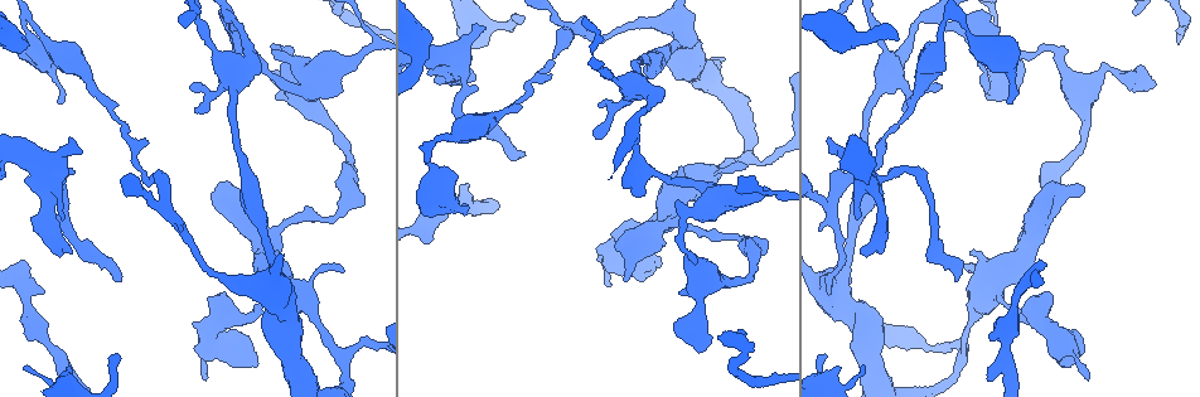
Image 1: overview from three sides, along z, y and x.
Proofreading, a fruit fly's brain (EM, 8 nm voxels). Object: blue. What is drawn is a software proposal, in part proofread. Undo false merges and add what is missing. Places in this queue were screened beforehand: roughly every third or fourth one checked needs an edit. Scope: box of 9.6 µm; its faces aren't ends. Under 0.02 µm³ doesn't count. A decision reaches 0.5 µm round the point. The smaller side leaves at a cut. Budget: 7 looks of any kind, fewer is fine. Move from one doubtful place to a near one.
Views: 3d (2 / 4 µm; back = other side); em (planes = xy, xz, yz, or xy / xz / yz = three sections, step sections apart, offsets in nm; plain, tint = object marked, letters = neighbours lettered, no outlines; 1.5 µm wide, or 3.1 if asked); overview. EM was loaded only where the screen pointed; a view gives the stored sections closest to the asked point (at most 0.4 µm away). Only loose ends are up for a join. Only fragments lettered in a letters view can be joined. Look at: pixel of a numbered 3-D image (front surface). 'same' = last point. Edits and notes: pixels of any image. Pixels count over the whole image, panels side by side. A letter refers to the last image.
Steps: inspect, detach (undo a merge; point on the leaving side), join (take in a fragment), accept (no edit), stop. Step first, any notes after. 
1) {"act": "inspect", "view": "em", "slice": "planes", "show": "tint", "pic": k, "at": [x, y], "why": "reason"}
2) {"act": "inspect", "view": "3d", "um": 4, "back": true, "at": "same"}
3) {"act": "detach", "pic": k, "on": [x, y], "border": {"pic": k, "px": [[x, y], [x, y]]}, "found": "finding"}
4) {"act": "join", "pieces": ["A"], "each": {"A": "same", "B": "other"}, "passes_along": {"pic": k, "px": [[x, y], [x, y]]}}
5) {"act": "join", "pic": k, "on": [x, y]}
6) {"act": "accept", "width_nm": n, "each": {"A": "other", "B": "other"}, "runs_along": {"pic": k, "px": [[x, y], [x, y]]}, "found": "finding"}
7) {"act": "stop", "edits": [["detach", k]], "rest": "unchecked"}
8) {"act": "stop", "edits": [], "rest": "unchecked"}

{"act": "inspect", "view": "3d", "um": 2, "pic": 1, "at": [231, 17], "why": "three arms meet"}

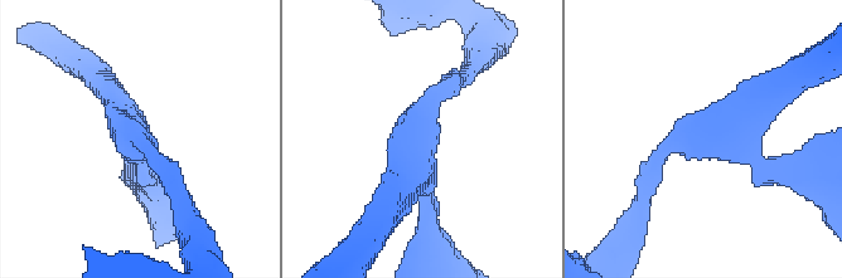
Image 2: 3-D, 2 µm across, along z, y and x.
{"act": "inspect", "view": "em", "slice": "planes", "show": "letters", "pic": 2, "at": [418, 179], "arms": 3, "why": "shape alone is not enough"}

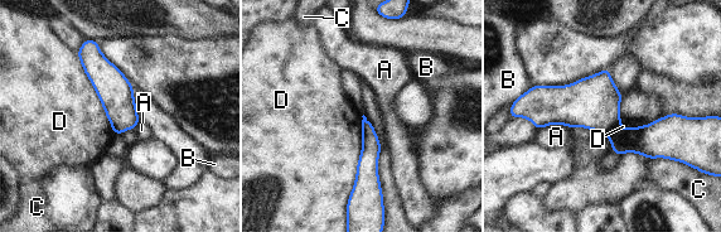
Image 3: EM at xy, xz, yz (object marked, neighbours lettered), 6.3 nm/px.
{"act": "detach", "pic": 3, "on": [653, 140], "each": {"A": "other", "B": "other", "C": "other", "D": "other"}, "part_leaving": {"pic": 3, "px": [[364, 122], [368, 163], [359, 178]]}, "found": "two cells meet here"}

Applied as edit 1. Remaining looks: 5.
{"act": "inspect", "view": "overview"}

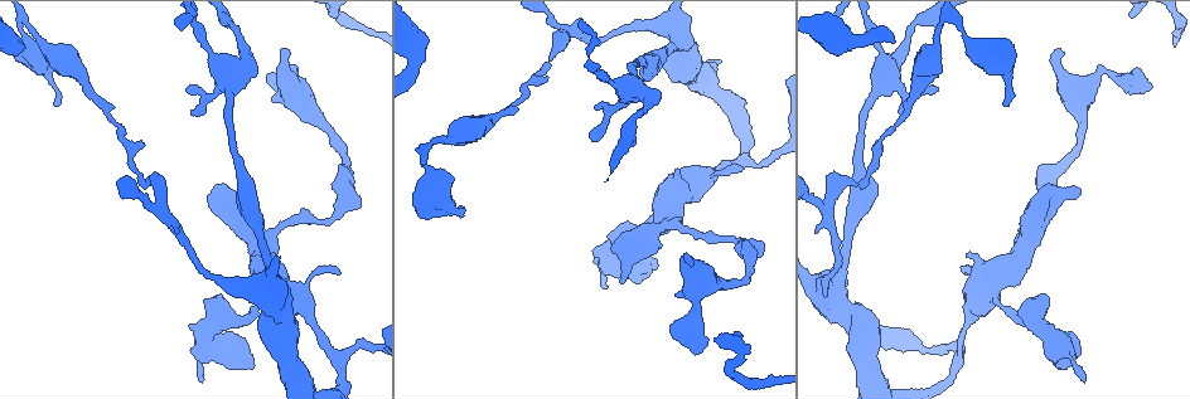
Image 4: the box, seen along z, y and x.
{"act": "inspect", "view": "3d", "um": 4, "pic": 4, "at": [192, 113], "why": "branch stops here"}

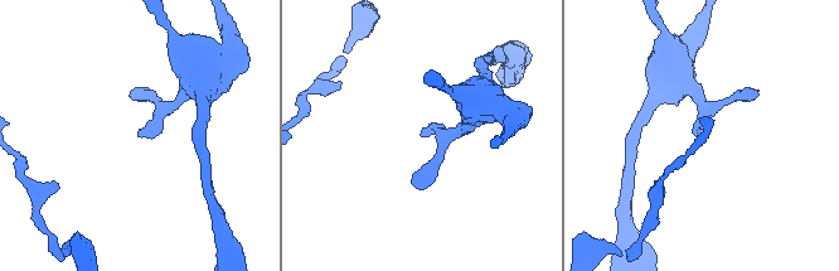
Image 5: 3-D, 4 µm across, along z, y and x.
{"act": "inspect", "view": "em", "slice": "planes", "show": "letters", "pic": 5, "at": [141, 133]}

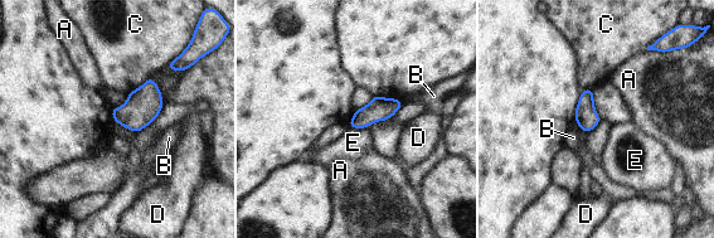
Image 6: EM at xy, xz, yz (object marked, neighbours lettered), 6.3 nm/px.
{"act": "accept", "each": {"A": "other", "B": "other", "C": "other", "D": "other", "E": "other"}, "border": {"pic": 6, "px": [[348, 125], [355, 129], [365, 129]]}, "found": "no lettered fragment goes on from it"}

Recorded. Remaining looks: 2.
{"act": "stop", "edits": [["detach", 3]], "rest": "unchecked"}

